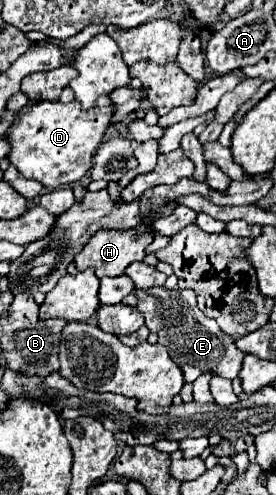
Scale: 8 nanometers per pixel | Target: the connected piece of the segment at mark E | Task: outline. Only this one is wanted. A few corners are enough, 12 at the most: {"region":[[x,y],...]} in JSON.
{"region":[[136,291],[146,327],[182,369],[238,377],[244,353],[194,291]]}

